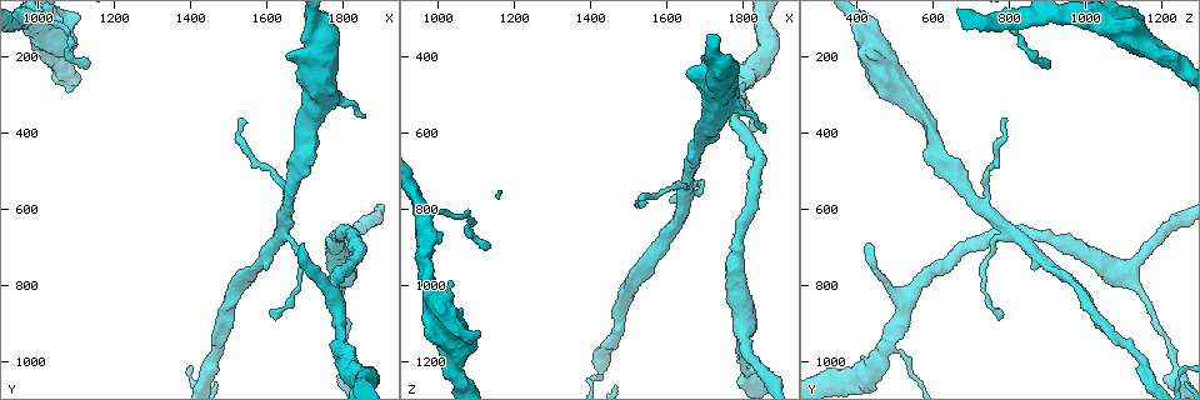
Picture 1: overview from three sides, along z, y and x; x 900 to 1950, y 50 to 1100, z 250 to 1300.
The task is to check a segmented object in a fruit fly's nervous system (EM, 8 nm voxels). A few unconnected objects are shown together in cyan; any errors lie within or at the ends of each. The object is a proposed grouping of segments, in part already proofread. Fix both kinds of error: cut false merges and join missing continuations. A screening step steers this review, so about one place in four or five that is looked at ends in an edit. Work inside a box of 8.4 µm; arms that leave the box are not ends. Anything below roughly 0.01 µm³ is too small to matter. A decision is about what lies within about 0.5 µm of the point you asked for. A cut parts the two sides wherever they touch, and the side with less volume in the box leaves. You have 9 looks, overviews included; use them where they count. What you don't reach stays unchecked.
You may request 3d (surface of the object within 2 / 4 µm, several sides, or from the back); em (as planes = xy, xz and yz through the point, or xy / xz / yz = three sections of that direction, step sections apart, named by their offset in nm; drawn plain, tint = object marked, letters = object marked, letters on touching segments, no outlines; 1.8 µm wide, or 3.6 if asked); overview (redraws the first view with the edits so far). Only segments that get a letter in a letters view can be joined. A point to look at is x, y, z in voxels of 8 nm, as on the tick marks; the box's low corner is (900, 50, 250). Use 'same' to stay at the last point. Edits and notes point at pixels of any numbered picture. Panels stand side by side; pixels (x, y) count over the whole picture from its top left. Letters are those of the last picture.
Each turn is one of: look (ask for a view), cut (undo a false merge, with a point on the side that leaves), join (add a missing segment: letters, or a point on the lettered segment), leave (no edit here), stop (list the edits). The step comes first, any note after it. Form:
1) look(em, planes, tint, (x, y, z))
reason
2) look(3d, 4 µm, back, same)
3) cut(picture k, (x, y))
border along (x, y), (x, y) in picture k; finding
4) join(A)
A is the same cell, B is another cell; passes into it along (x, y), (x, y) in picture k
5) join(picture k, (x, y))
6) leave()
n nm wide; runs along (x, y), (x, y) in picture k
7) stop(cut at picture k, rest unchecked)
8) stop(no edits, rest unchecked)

look(3d, 4 µm, (1745, 150, 435))
thick turns thin

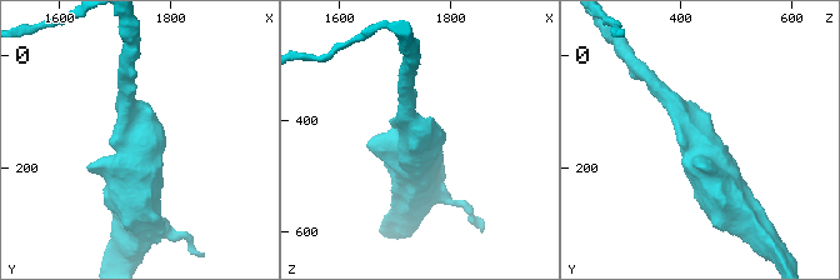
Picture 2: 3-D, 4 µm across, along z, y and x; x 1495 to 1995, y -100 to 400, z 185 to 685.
look(em, 3.6 µm, planes, letters, (1740, 150, 435))
arms of 240, 650 nm; need the tissue

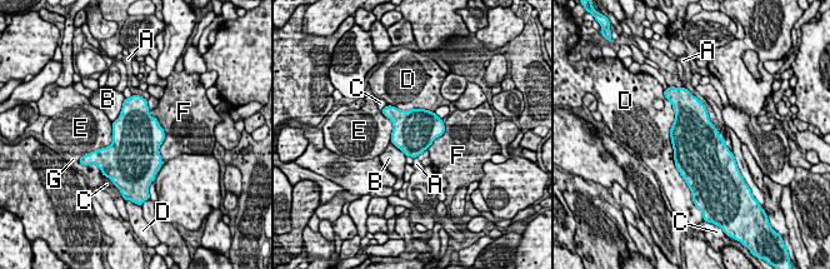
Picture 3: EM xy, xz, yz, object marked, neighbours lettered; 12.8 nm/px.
join(A)
D touches over 1000 nm; A is the same cell, B, C, D, E, F and G are other cells; passes into it along (693, 126), (708, 114), (721, 128) in picture 3; the neuron continues

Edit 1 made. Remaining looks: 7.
look(overview)

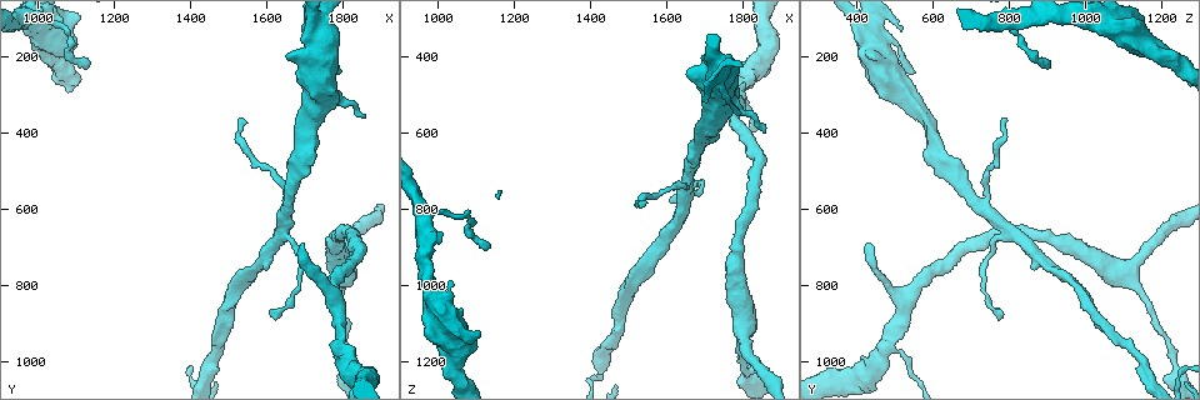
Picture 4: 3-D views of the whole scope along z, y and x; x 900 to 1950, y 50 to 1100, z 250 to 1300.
look(3d, 4 µm, back, (1130, 225, 900))
tapers out

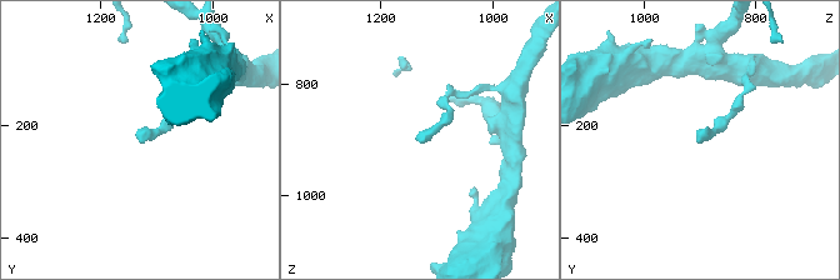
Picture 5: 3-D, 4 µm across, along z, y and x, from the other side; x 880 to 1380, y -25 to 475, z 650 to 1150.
look(em, planes, letters, (1130, 230, 900))
shape alone is not enough

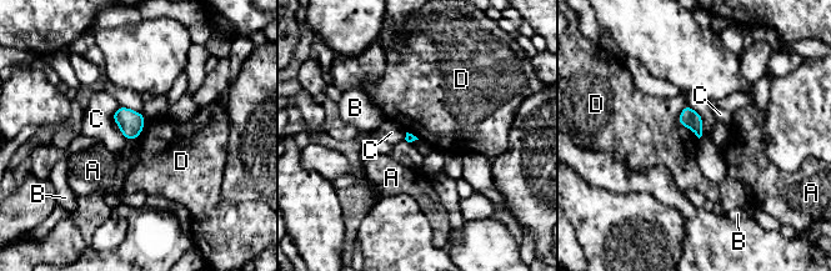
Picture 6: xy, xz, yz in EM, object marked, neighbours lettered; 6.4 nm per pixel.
leave()
A, B, C and D are other cells; border along (686, 104), (679, 123), (699, 137) in picture 6; no lettered segment goes on from it

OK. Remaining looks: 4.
look(3d, 2 µm, back, (1535, 365, 790))
tapers out

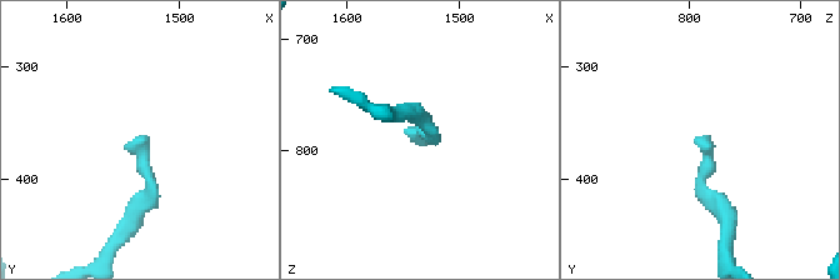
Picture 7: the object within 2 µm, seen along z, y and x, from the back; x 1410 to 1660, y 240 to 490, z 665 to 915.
look(em, yz, step 8, tint, (1538, 366, 794))

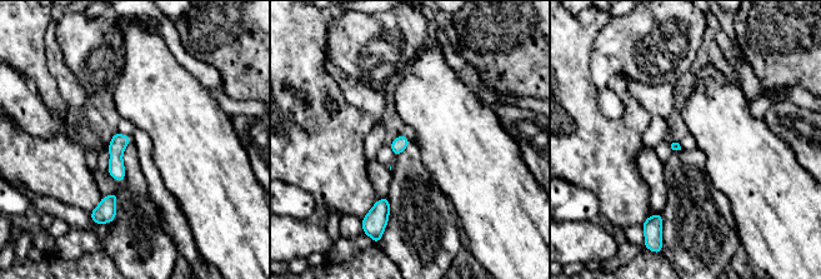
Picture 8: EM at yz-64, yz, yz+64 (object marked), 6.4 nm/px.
look(em, xy, step 8, letters, same)
another direction

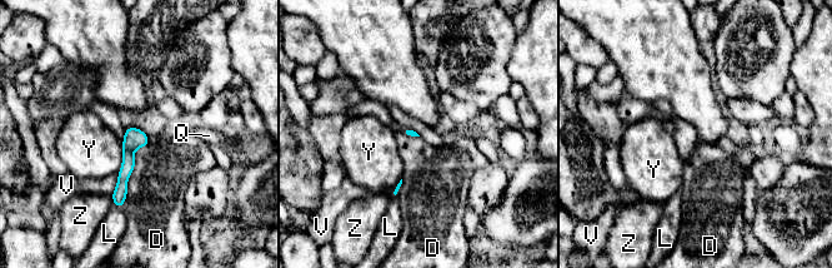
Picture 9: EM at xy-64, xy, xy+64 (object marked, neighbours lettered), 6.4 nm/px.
leave()
D, L, Q, V, Y and Z are other cells; border along (149, 143), (134, 152), (121, 208) in picture 9; no lettered segment goes on from it

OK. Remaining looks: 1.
stop(join at picture 3, rest unchecked)

